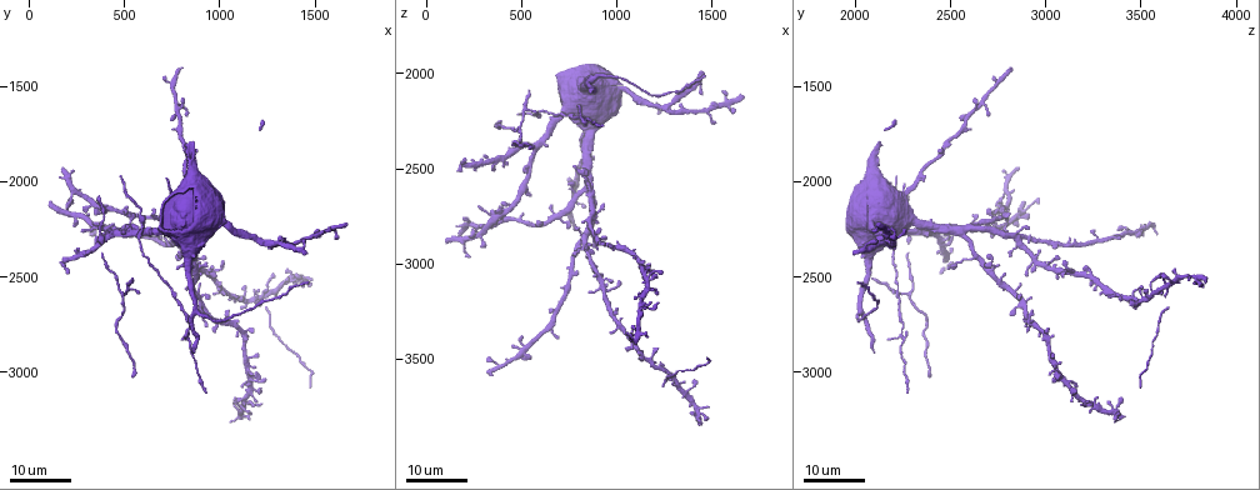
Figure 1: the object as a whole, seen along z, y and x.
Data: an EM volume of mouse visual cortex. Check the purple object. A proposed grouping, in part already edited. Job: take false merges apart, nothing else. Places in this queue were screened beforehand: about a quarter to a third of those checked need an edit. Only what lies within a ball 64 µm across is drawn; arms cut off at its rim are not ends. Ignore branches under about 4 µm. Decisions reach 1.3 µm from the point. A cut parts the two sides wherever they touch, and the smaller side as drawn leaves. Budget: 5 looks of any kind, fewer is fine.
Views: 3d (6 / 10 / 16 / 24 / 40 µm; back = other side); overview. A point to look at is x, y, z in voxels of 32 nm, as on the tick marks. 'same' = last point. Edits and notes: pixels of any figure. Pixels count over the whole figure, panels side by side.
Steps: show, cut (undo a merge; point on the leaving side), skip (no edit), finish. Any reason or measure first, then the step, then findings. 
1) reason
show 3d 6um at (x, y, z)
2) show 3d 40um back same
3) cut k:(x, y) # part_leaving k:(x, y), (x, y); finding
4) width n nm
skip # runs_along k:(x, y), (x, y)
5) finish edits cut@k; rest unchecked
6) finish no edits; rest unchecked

three arms meet
show 3d 24um at (1310, 2560, 3630)

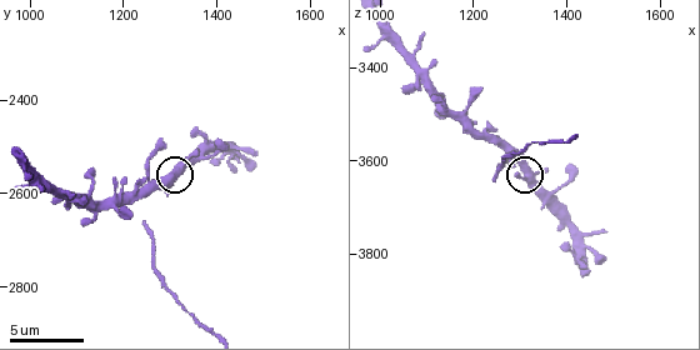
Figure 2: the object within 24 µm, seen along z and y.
show 3d 6um same

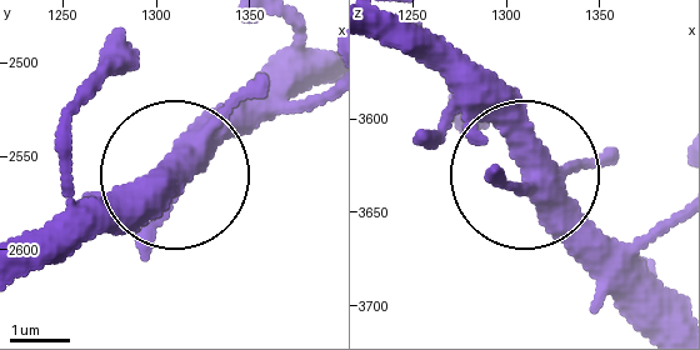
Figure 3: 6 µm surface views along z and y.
arms 3
skip # runs_along 3:(379, 23), (643, 281); continuous, no second cell

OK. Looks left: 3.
three arms meet
show 3d 24um at (830, 2790, 2250)

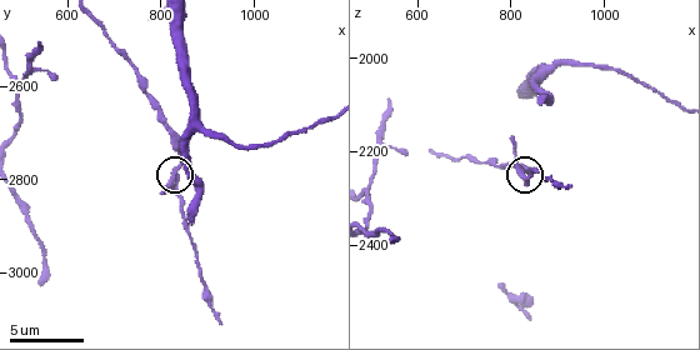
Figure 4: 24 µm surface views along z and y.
show 3d 6um same

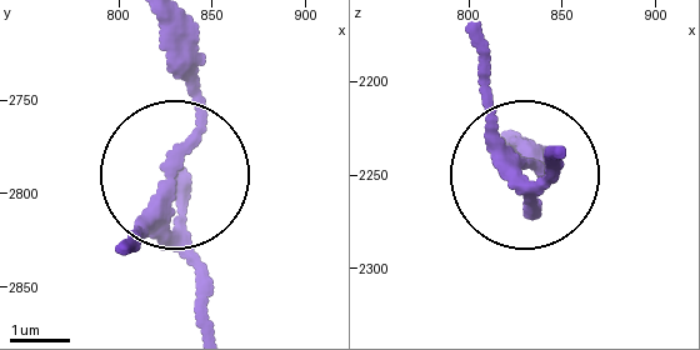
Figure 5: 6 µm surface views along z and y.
arms 3
skip # one cell here

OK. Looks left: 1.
finish no edits; rest unchecked

